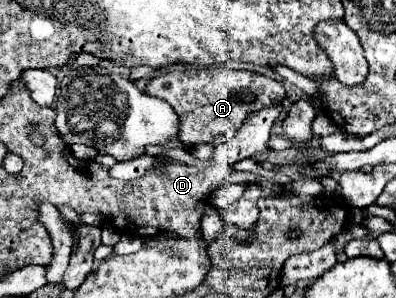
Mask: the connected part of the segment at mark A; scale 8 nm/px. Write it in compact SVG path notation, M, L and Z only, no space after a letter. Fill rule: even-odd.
M210 67L162 73L146 85L146 93L170 103L170 107L176 111L180 119L178 137L184 143L202 145L210 143L214 137L238 129L248 113L258 111L272 103L280 103L284 99L286 89L280 81L254 71Z

